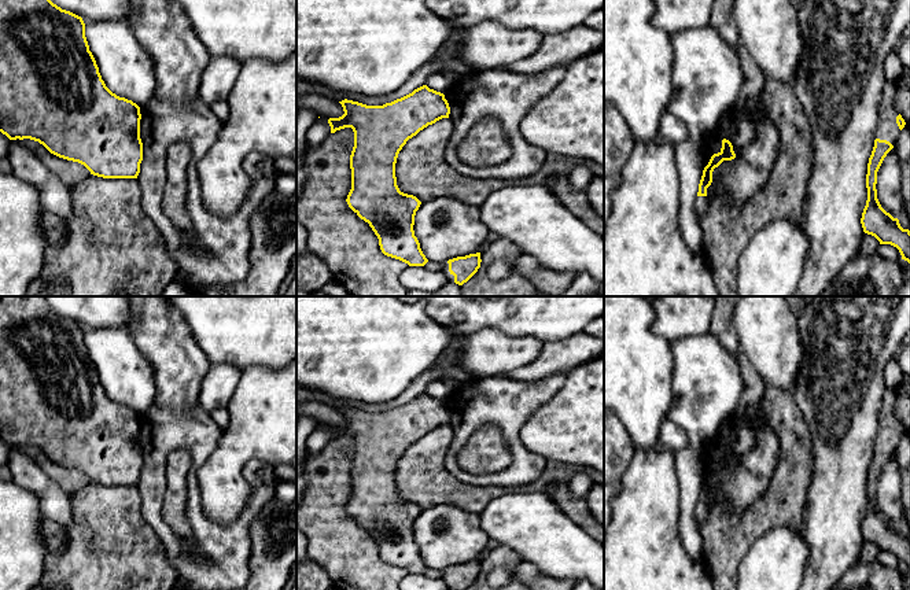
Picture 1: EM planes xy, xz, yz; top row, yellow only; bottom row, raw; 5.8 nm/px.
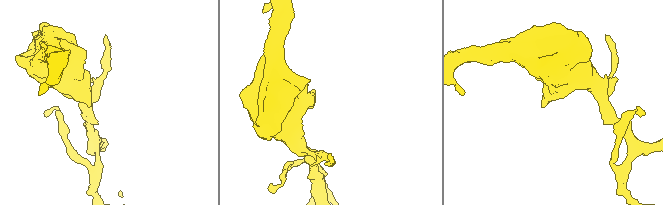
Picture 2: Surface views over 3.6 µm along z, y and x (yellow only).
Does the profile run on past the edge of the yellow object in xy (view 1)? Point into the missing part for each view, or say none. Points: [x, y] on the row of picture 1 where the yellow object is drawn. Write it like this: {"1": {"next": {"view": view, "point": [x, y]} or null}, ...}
{"1": {"next": null}}

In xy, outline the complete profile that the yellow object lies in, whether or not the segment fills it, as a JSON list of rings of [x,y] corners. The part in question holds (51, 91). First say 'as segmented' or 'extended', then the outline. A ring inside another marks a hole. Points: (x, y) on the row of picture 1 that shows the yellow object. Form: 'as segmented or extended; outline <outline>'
as segmented; outline [[[0,0],[0,132],[10,140],[30,139],[51,154],[84,165],[103,178],[137,178],[143,161],[140,107],[113,93],[102,80],[81,16],[51,0]]]

